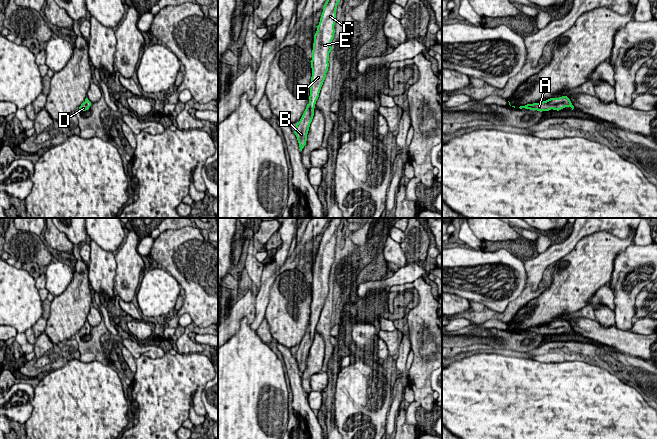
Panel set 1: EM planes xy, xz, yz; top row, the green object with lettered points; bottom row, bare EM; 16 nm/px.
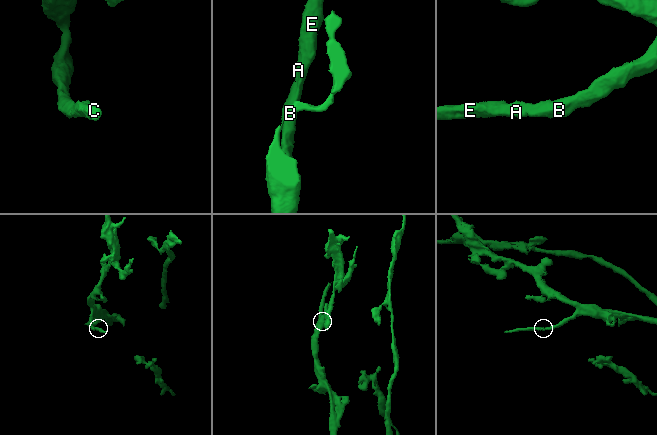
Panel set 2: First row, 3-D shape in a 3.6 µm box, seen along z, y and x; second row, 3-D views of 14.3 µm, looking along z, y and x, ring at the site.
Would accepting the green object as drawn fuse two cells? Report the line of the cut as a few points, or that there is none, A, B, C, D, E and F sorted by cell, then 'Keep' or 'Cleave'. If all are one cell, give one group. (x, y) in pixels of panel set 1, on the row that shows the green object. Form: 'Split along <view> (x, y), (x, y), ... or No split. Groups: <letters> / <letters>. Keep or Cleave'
No split. Groups: A B C D E F. Keep

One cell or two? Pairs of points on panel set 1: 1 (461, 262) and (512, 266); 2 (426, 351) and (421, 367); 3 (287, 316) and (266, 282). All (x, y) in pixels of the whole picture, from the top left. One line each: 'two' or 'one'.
1: one
2: two
3: two

